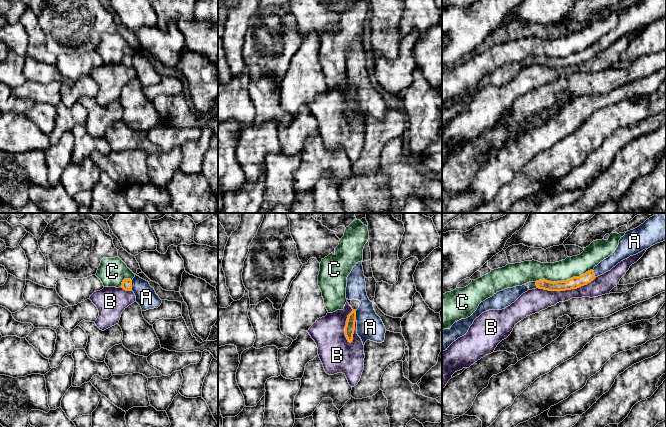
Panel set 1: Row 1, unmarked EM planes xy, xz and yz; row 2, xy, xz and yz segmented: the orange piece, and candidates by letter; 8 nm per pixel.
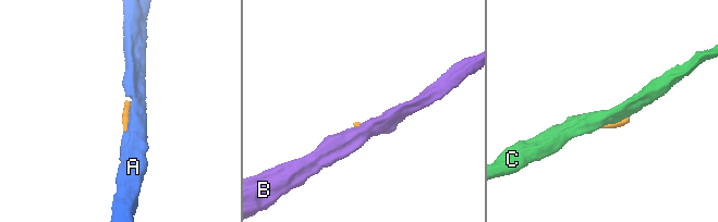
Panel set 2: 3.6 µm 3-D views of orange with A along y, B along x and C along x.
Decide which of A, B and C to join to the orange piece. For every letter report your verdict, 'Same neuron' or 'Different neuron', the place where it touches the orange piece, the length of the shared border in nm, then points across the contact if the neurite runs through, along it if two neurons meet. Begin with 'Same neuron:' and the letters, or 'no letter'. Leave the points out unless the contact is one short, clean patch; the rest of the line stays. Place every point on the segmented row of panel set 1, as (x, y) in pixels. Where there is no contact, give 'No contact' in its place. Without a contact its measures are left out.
Same neuron: A
A: Same neuron. Touches orange at xz (355, 315). Shared border 90 nm. Path across: xz (350, 323), (350, 320), (355, 315), (370, 327)
B: Different neuron. Touches orange at yz (566, 289). Shared border 480 nm. Boundary: yz (596, 277), (576, 288), (564, 290), (537, 288)
C: Different neuron. Touches orange at yz (563, 281). Shared border 480 nm. Boundary: yz (592, 269), (566, 280), (547, 281), (539, 279), (535, 281)

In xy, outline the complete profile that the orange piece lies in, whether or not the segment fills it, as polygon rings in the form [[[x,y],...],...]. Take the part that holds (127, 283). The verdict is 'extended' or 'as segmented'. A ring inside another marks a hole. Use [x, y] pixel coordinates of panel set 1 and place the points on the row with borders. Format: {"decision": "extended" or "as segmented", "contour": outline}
{"decision": "extended", "contour": [[[135,275],[131,279],[124,279],[121,285],[126,291],[133,291],[136,296],[136,302],[140,305],[142,311],[158,308],[162,300],[156,294],[154,288],[152,288],[148,281]]]}

